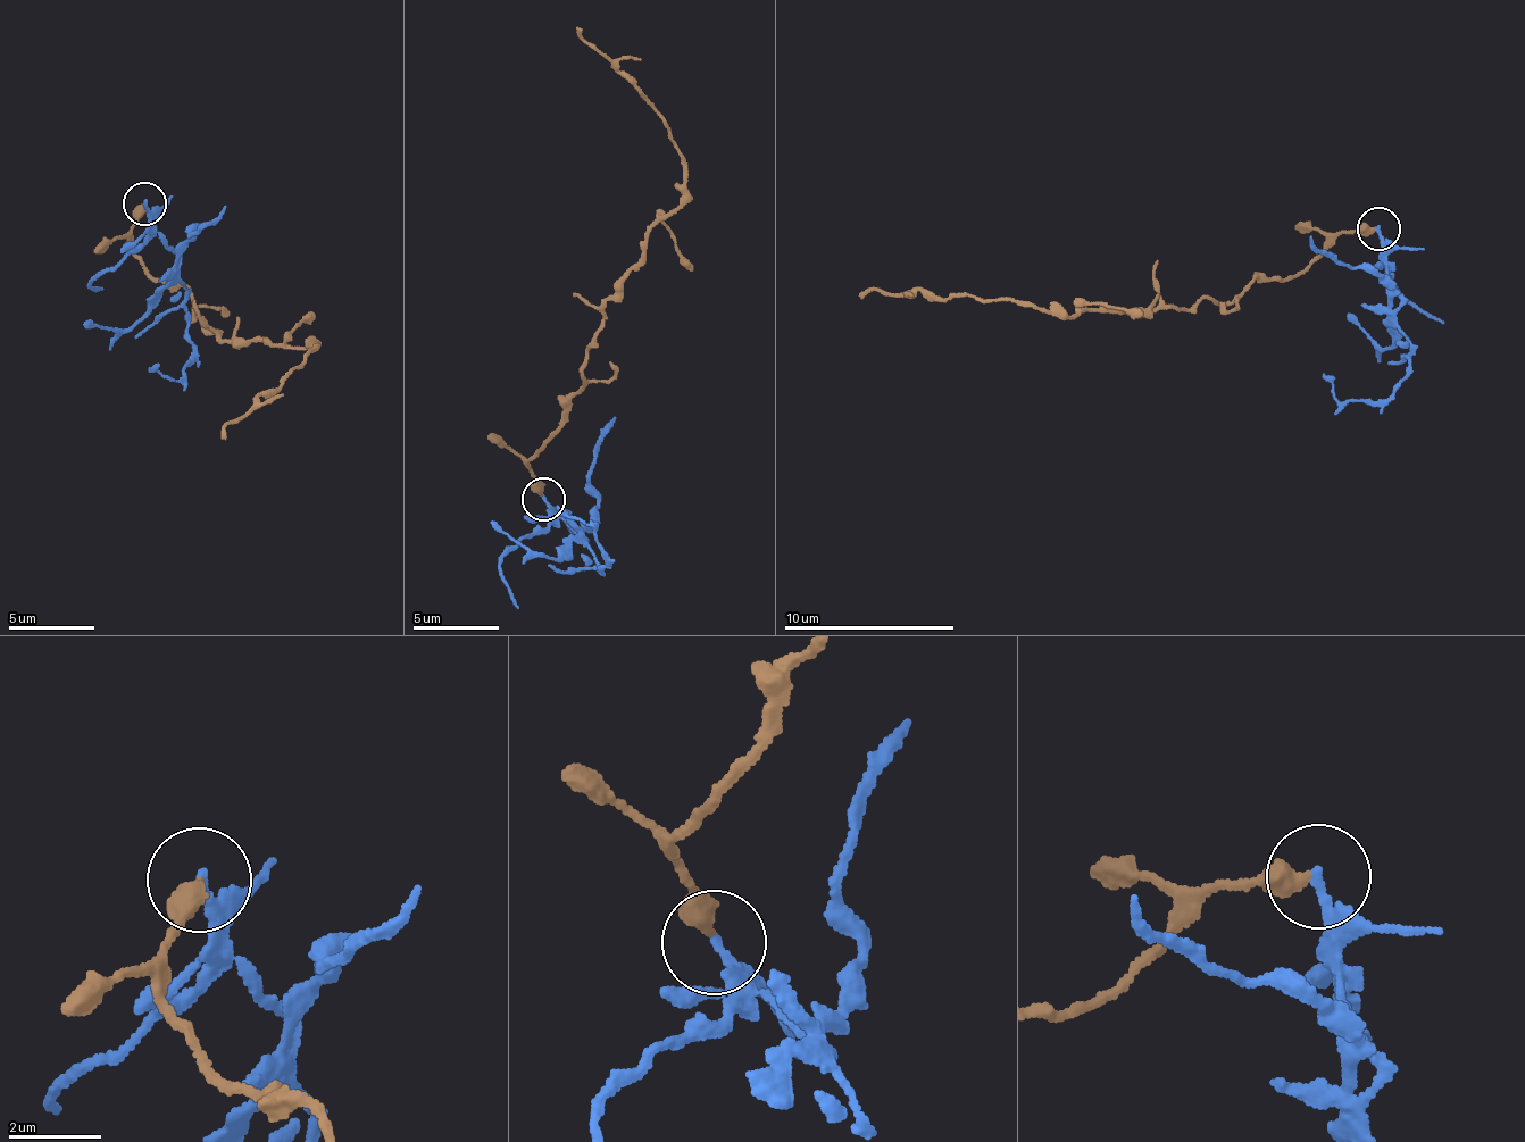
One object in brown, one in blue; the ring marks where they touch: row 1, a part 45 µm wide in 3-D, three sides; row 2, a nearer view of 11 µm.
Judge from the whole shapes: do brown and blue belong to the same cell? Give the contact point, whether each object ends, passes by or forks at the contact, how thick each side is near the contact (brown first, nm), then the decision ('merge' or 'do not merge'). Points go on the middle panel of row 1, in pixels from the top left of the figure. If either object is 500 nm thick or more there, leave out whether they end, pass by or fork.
at (543, 499); brown ends there; blue ends there; 440 nm thick on the brown side, 200 nm on the other; do not merge

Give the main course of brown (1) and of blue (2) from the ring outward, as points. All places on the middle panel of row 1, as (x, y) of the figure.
1: (542, 497), (527, 460), (581, 391), (602, 302), (684, 183), (653, 102), (576, 28)
2: (542, 497), (549, 513), (582, 532), (601, 575), (608, 561), (592, 527), (556, 505)

